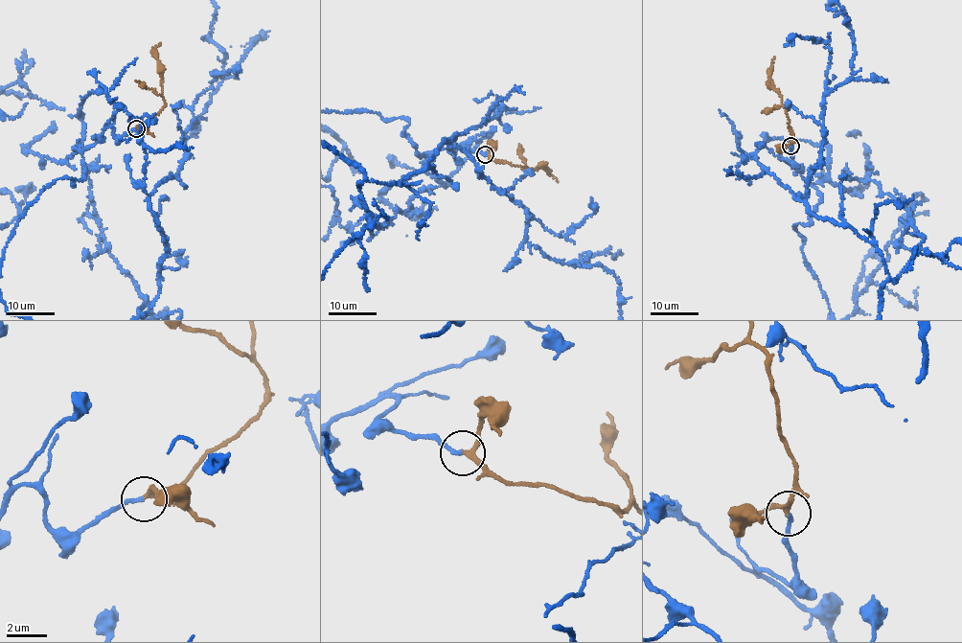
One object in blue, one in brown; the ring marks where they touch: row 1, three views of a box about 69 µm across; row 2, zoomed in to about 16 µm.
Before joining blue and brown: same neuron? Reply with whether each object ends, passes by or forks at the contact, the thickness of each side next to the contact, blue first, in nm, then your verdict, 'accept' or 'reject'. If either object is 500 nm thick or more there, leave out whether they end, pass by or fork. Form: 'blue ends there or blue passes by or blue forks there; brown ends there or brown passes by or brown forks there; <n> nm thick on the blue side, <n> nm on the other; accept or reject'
blue ends there; brown passes by; 200 nm thick on the blue side, 190 nm on the other; accept

